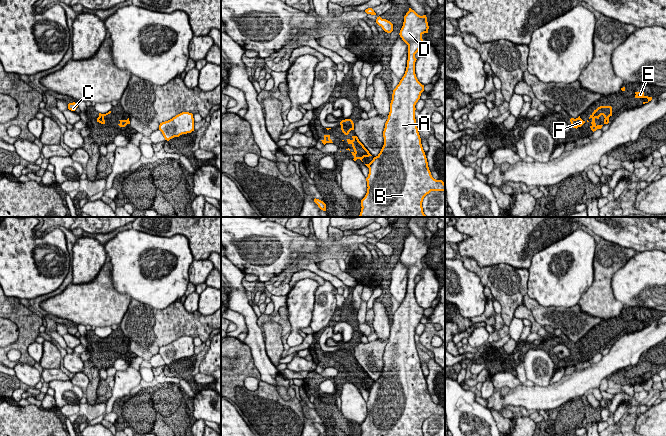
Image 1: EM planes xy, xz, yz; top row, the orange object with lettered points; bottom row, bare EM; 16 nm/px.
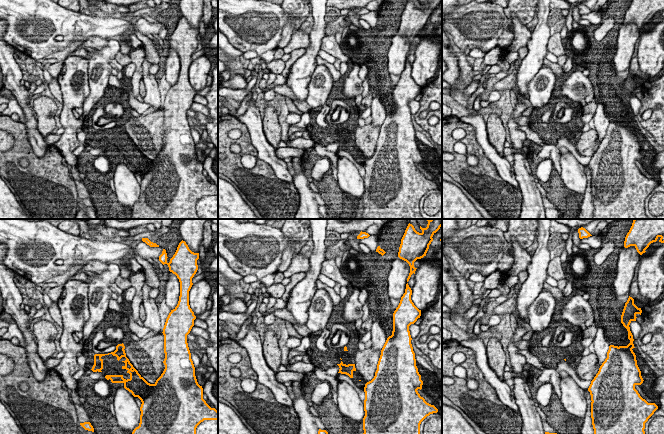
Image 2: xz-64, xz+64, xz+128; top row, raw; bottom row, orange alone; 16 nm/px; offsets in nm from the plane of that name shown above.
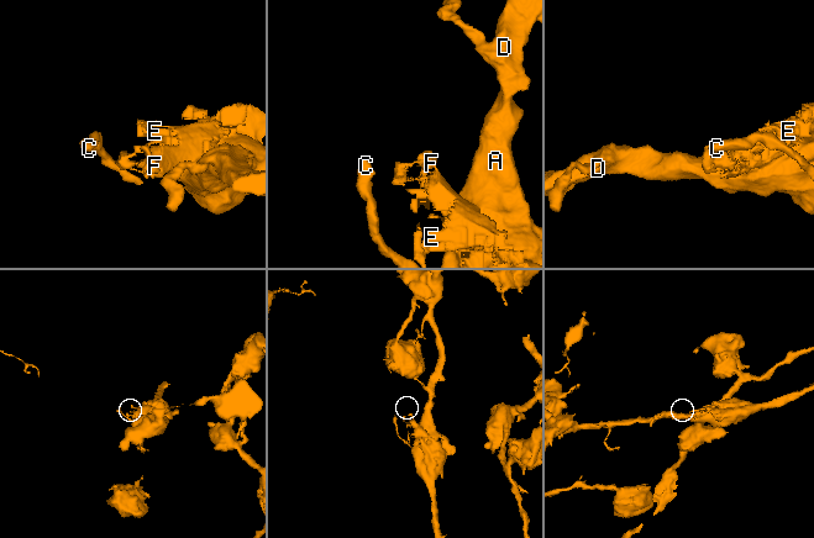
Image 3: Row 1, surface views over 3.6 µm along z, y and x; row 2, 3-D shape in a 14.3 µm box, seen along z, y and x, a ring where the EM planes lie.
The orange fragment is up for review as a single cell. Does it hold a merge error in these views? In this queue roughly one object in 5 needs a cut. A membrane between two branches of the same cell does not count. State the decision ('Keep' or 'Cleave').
Keep

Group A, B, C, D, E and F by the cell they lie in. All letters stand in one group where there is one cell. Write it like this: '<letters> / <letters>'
A B C D E F

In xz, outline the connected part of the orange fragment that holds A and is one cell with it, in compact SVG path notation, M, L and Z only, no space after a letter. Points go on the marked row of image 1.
M409 8L399 33L402 40L408 45L407 67L404 76L393 90L390 112L383 131L384 145L380 153L369 164L365 164L369 168L366 178L368 188L365 197L361 200L362 208L359 217L427 217L422 207L424 197L431 191L445 191L445 183L442 180L434 179L431 175L415 119L415 105L424 91L424 85L418 81L415 74L417 60L415 54L423 46L422 35L428 33L428 29L426 15L420 16Z

